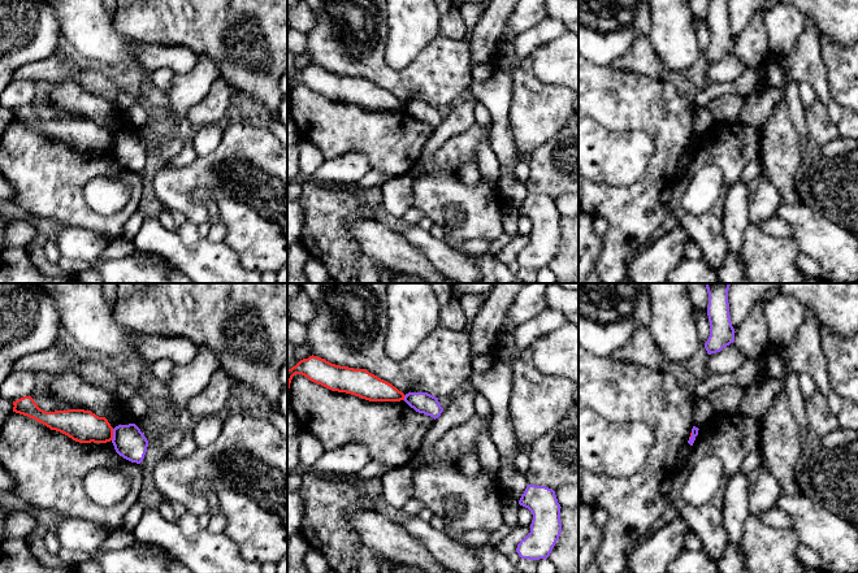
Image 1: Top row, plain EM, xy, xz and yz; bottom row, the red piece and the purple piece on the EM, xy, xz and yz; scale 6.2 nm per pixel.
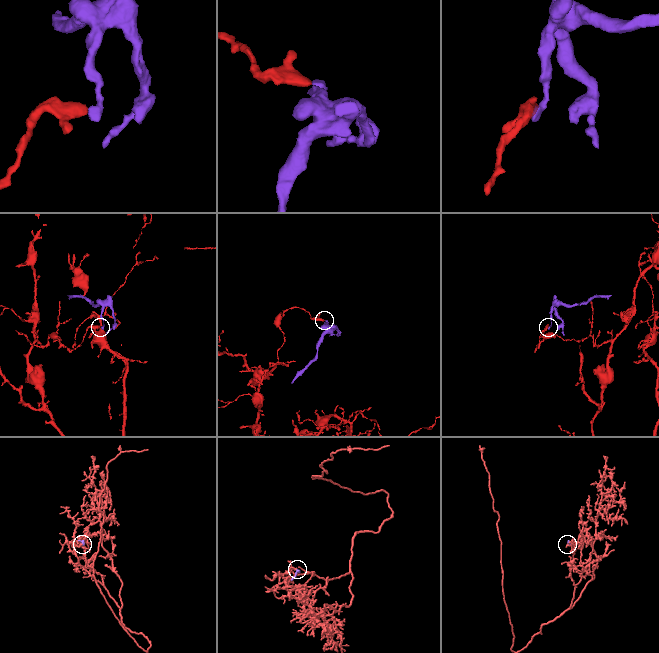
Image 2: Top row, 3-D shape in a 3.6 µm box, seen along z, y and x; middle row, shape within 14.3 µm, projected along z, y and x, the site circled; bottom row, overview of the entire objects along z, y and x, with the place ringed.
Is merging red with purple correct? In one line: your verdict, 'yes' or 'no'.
no

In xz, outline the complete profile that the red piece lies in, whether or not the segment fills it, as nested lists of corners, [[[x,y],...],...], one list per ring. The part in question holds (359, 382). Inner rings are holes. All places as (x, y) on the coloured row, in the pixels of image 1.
[[[313,355],[287,369],[287,395],[295,374],[302,374],[332,391],[351,394],[369,401],[400,401],[406,396],[391,383],[365,369],[335,365]]]

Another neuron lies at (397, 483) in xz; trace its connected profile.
[[[410,465],[390,469],[382,477],[382,496],[389,505],[402,509],[413,498],[412,477],[413,469]]]

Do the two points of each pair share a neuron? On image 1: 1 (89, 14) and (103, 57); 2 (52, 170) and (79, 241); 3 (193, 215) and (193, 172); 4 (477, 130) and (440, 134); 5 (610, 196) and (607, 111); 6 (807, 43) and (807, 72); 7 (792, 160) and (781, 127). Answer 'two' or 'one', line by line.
1: one
2: two
3: one
4: two
5: one
6: one
7: one

